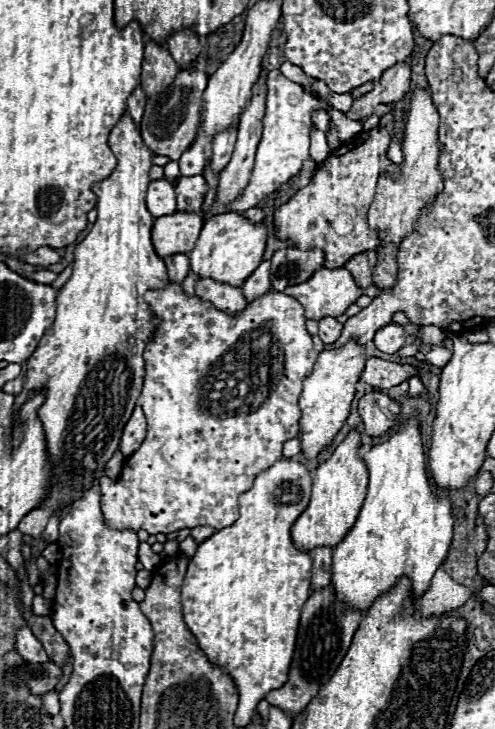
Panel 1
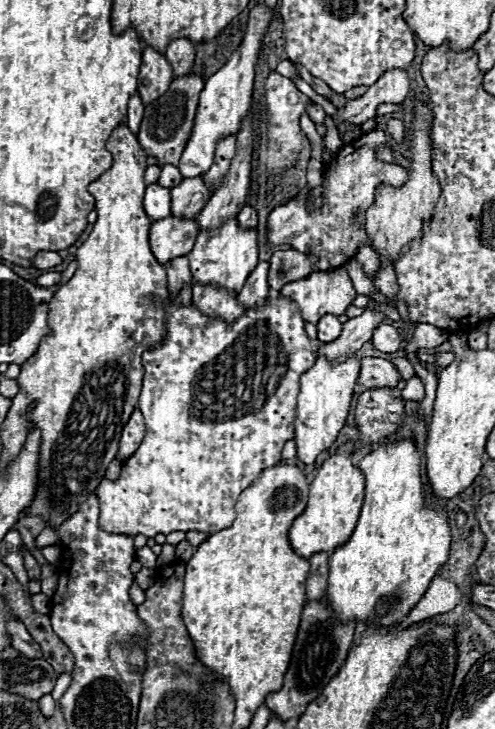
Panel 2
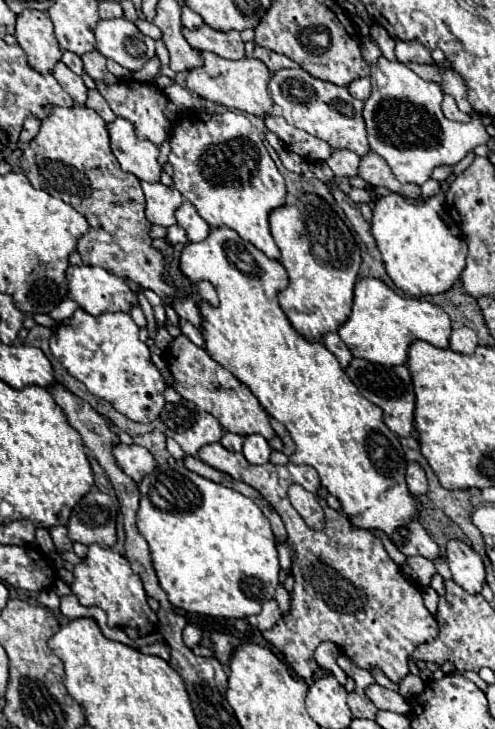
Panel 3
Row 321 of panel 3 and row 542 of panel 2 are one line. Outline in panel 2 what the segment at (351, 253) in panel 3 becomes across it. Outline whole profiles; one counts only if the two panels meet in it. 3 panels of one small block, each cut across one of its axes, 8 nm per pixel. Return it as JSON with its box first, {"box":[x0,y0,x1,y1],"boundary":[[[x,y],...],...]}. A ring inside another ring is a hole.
{"box":[288,444,364,558],"boundary":[[[344,444],[338,448],[336,454],[330,456],[314,474],[306,510],[294,520],[288,532],[290,546],[300,558],[310,558],[316,552],[334,552],[334,548],[346,544],[354,532],[364,500],[364,476],[350,462],[352,448],[354,444]]]}

